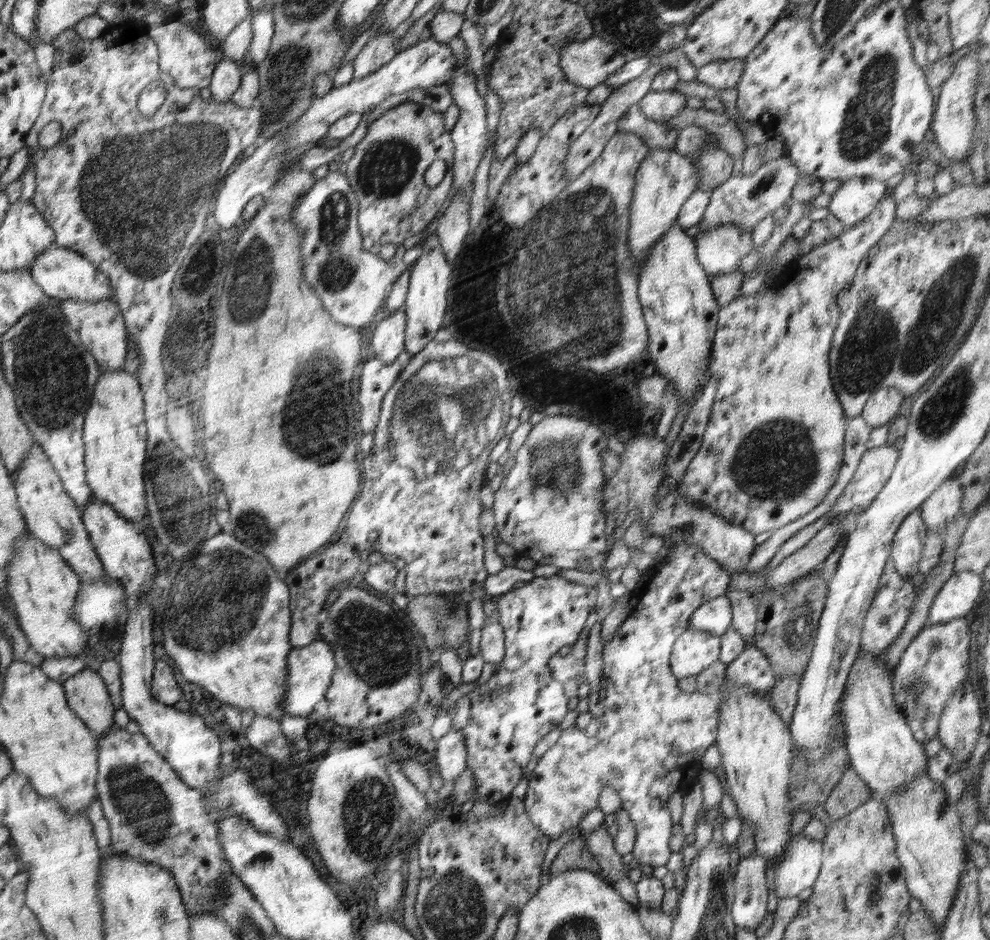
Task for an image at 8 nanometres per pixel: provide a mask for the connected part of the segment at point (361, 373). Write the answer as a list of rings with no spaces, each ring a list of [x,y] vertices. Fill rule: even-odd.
[[[403,350],[394,362],[384,363],[375,354],[358,366],[356,405],[362,433],[373,433],[379,421],[384,395],[413,356]]]

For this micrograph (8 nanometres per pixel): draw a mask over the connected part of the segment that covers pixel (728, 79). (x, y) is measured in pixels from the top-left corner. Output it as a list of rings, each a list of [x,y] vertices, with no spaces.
[[[744,60],[708,62],[699,69],[697,82],[704,82],[717,89],[738,87]]]

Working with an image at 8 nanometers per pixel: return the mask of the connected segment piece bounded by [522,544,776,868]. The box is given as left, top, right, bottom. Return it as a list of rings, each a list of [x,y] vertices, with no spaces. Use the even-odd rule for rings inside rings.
[[[697,544],[677,546],[675,555],[666,565],[656,567],[646,576],[642,576],[642,595],[631,600],[628,618],[618,628],[609,644],[603,646],[603,675],[608,680],[608,696],[604,699],[604,710],[600,714],[601,725],[595,736],[588,737],[584,729],[576,725],[563,730],[552,748],[548,748],[540,757],[529,779],[528,792],[522,798],[530,822],[544,832],[551,840],[564,834],[564,830],[577,828],[590,810],[598,805],[598,799],[604,788],[612,788],[620,795],[621,809],[628,811],[630,820],[637,828],[637,838],[632,849],[633,858],[640,864],[649,864],[655,868],[665,866],[670,858],[668,847],[673,823],[668,811],[668,802],[678,785],[684,780],[685,772],[704,756],[707,748],[716,742],[718,734],[718,707],[720,699],[726,695],[728,683],[742,683],[752,694],[762,693],[764,699],[771,699],[776,678],[766,656],[756,647],[748,647],[740,652],[733,662],[726,666],[726,674],[717,691],[702,694],[697,690],[692,693],[678,687],[678,679],[672,674],[669,659],[677,638],[688,628],[690,615],[698,606],[727,594],[732,580],[730,573],[715,559],[703,553]]]

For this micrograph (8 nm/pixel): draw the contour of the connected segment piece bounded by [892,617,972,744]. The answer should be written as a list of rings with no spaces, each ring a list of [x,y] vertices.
[[[958,617],[945,623],[936,625],[926,624],[914,637],[907,650],[903,653],[898,664],[893,668],[892,694],[894,704],[899,711],[912,722],[920,720],[924,728],[911,728],[914,739],[923,744],[938,736],[938,728],[926,728],[926,720],[922,712],[928,712],[932,704],[932,712],[942,712],[948,698],[954,694],[956,688],[964,686],[970,674],[970,626],[964,617]]]

